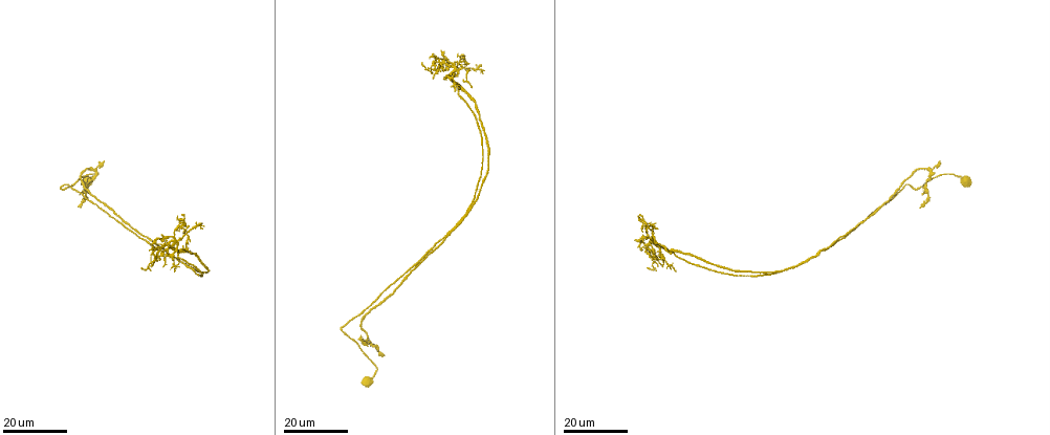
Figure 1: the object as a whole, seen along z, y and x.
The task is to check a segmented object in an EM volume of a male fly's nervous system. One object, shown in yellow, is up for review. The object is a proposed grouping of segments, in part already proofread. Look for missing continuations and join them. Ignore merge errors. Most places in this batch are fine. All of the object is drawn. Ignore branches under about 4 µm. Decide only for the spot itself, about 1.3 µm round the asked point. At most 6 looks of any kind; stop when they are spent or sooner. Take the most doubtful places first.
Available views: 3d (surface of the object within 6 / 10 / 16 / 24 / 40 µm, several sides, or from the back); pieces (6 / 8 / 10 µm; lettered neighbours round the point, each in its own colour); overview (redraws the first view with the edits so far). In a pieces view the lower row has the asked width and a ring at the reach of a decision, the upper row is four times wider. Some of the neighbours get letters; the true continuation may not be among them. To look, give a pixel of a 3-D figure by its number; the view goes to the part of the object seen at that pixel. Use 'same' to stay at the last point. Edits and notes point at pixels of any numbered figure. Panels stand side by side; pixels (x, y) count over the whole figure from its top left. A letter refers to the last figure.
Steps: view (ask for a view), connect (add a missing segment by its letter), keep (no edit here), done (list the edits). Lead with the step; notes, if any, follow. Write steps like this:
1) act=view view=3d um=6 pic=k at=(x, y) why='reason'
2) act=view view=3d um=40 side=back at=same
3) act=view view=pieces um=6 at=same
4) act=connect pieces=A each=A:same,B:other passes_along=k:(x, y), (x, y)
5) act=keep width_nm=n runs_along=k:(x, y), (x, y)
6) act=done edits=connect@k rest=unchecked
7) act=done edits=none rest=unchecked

act=view view=3d um=16 pic=1 at=(82, 208) why='long arm stops here'

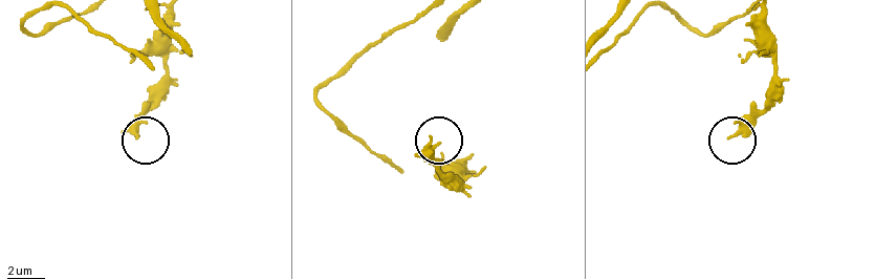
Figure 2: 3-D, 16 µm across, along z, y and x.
act=view view=pieces um=6 pic=2 at=(729, 138)

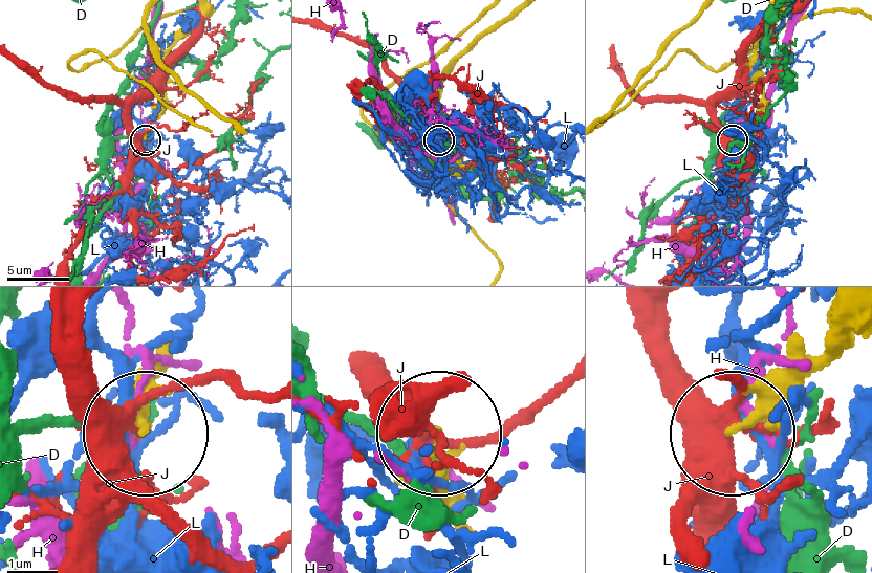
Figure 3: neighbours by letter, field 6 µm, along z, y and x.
act=keep each=D:other,H:other,J:other,L:other runs_along=3:(162, 373), (143, 432) found='no lettered segment goes on from it'

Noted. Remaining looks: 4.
act=view view=3d um=16 pic=1 at=(423, 64) why='long arm stops here'

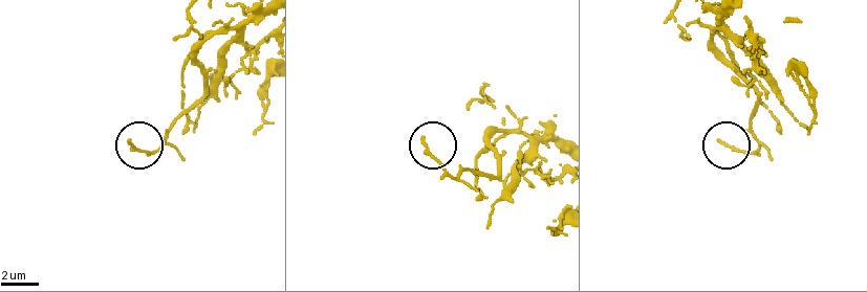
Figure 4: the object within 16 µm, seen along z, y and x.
act=view view=pieces um=10 pic=4 at=(720, 141) why='what lies round it'

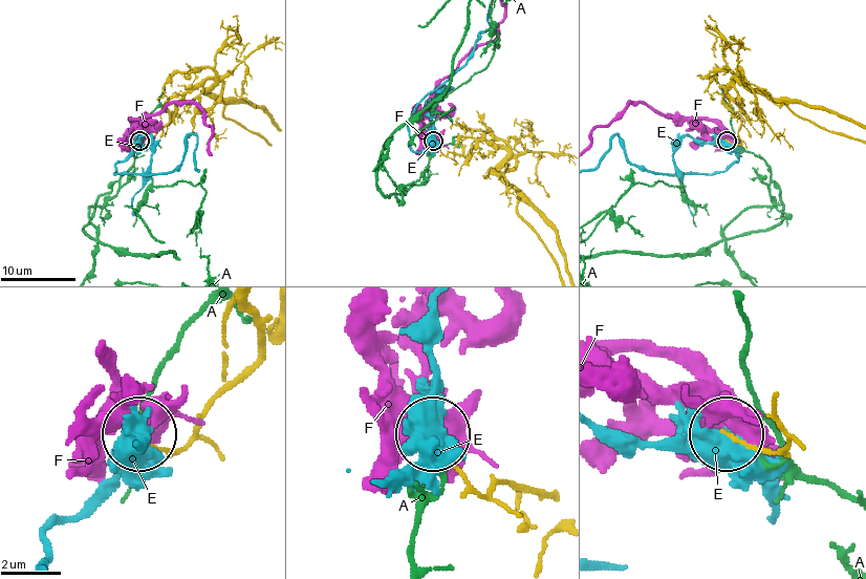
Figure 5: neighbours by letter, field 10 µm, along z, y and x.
act=keep each=A:other,E:other,F:other found='none of them fits'

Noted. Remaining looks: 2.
act=view view=3d um=24 pic=1 at=(473, 85) why='an open end'

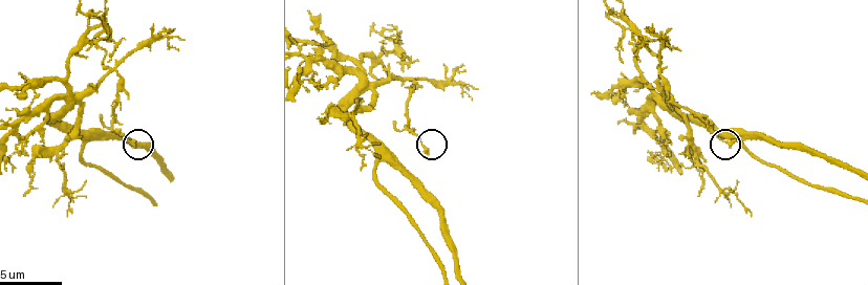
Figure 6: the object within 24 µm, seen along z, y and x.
act=view view=pieces um=10 pic=6 at=(732, 143)

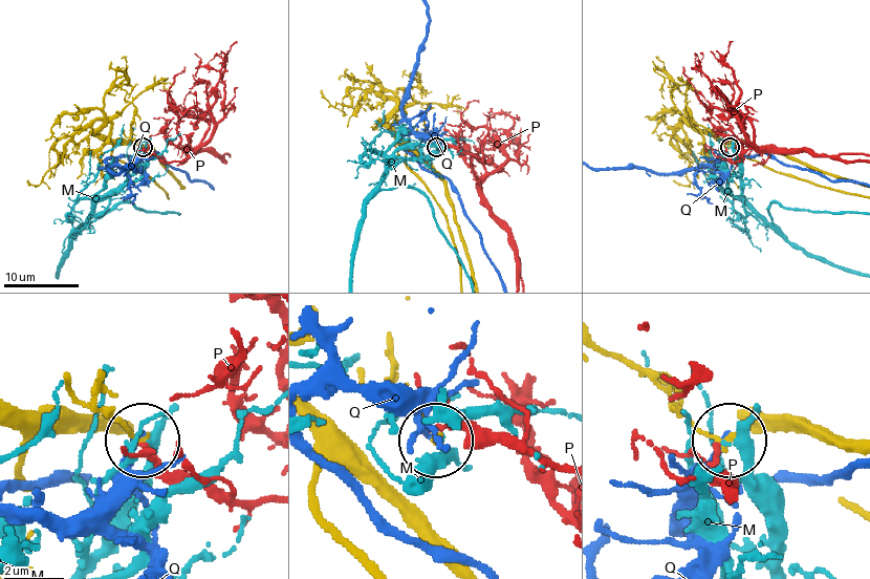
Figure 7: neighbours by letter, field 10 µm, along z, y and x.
act=keep each=M:other,P:other,Q:other found='no lettered segment goes on from it'

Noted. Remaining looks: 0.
act=done edits=none rest=unchecked

